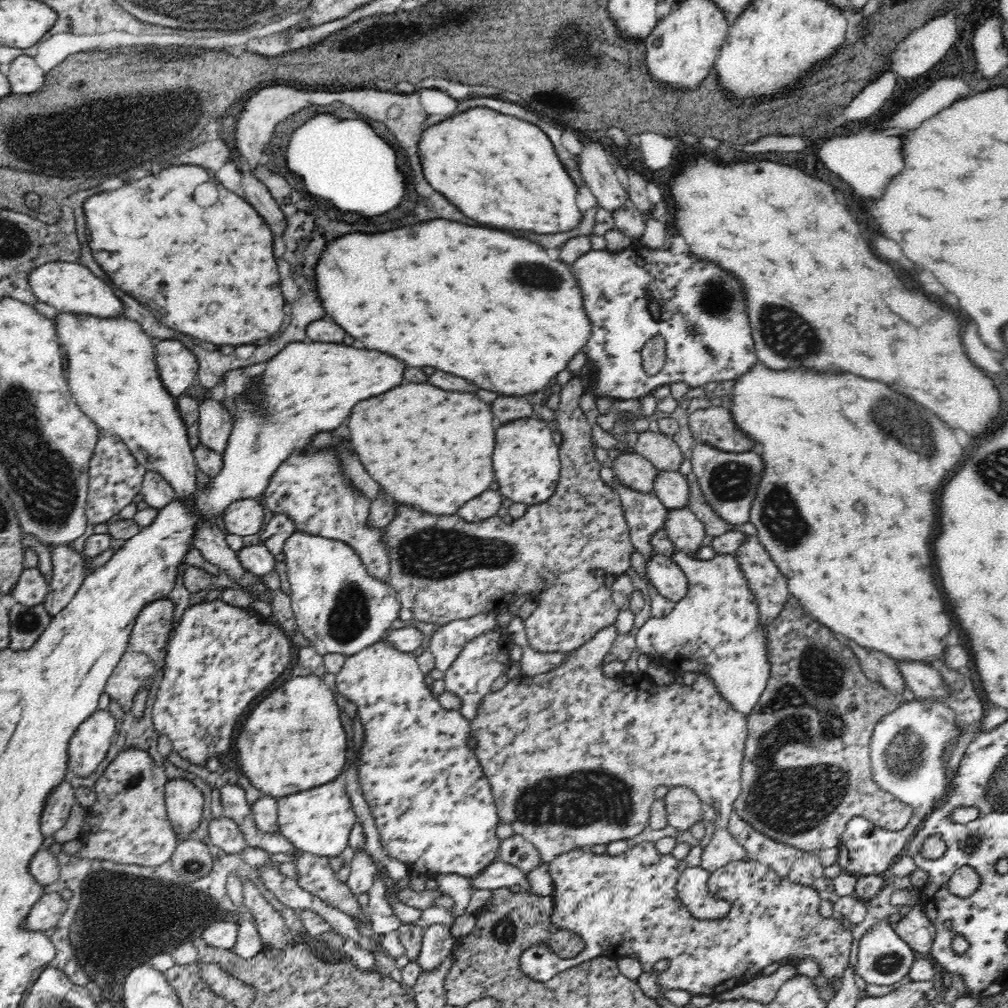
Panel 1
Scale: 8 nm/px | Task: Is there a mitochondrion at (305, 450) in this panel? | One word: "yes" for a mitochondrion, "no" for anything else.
no

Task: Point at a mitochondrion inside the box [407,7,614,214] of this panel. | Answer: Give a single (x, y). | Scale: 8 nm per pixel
(539, 96)

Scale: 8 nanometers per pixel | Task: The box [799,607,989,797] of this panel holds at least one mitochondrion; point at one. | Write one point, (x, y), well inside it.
(902, 754)

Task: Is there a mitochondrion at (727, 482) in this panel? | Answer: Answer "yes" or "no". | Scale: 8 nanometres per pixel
yes

